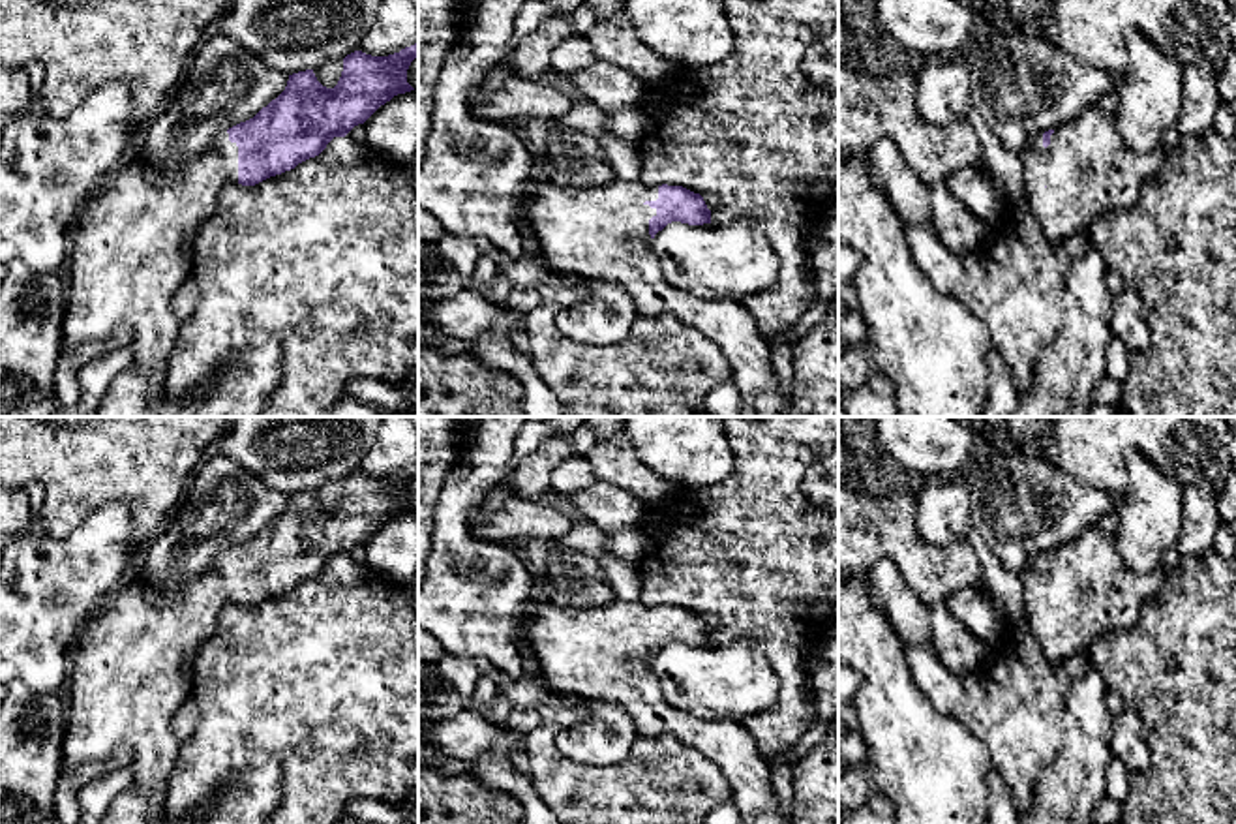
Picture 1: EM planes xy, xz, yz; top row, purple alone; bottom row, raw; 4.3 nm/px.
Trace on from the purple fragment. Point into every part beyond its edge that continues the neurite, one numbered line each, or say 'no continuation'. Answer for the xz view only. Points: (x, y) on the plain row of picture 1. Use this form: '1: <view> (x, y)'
1: xz (601, 654)

